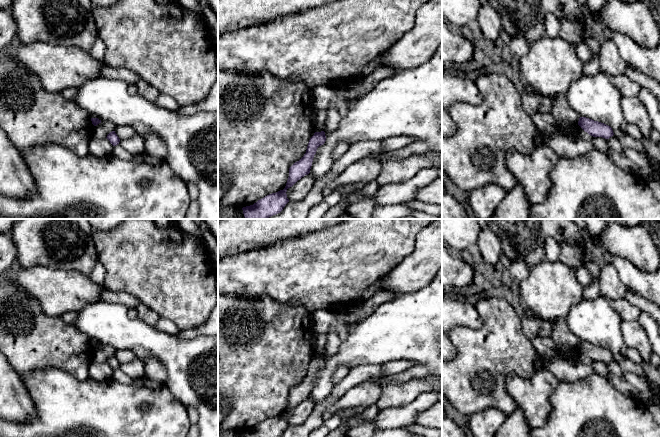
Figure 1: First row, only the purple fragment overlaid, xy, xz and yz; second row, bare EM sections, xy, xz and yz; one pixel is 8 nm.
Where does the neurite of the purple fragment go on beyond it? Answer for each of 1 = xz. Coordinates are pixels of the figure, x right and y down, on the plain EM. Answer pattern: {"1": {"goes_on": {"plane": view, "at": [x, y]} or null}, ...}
{"1": {"goes_on": null}}

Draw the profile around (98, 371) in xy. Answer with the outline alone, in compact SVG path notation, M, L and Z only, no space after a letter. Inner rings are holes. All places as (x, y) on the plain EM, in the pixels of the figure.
M92 362L88 369L88 378L96 381L103 381L111 379L114 370L110 367L107 362L95 363Z

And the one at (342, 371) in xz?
M339 366L333 375L332 383L333 385L338 384L341 380L343 380L350 372L350 369L346 366Z

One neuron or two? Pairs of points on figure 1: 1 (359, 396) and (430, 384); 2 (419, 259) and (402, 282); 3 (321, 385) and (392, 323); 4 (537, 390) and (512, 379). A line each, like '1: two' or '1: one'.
1: one
2: one
3: one
4: one

